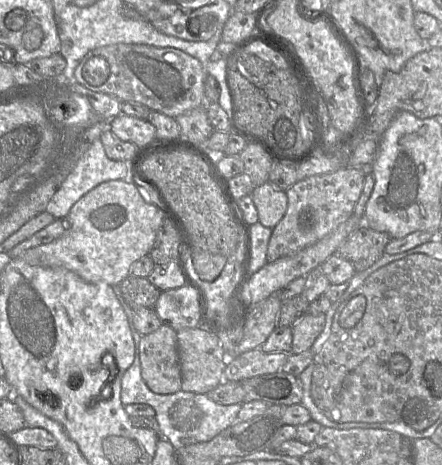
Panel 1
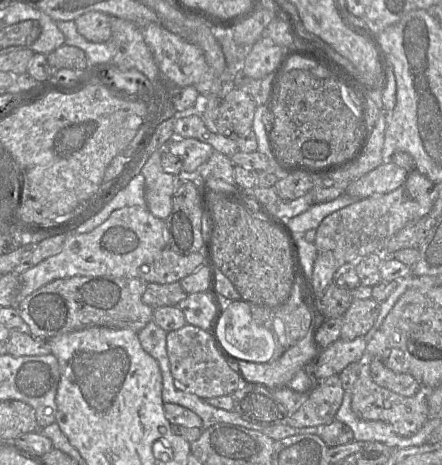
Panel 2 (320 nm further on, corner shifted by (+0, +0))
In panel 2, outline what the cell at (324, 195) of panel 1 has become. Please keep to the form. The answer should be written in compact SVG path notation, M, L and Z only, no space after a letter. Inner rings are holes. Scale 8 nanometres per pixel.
M390 161L365 174L349 185L345 194L360 199L391 192L400 187L407 179L409 172Z

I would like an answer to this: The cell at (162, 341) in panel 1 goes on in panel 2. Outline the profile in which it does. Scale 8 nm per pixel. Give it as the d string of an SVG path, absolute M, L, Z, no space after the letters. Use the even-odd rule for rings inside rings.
M187 323L178 330L167 332L166 347L174 384L179 390L195 394L202 399L207 399L231 395L242 385L247 384L241 374L237 371L237 369L241 369L241 367L234 365L222 355L208 328L202 330Z

